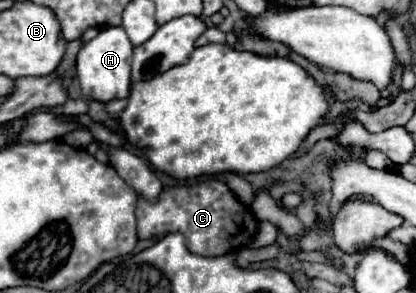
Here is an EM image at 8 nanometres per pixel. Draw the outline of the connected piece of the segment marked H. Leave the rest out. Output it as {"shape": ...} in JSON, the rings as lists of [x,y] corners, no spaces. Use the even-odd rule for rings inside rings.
{"shape":[[[121,26],[103,28],[93,40],[85,42],[77,54],[77,80],[81,92],[97,102],[127,98],[131,88],[131,58],[133,58],[133,44],[129,42],[125,30]]]}

